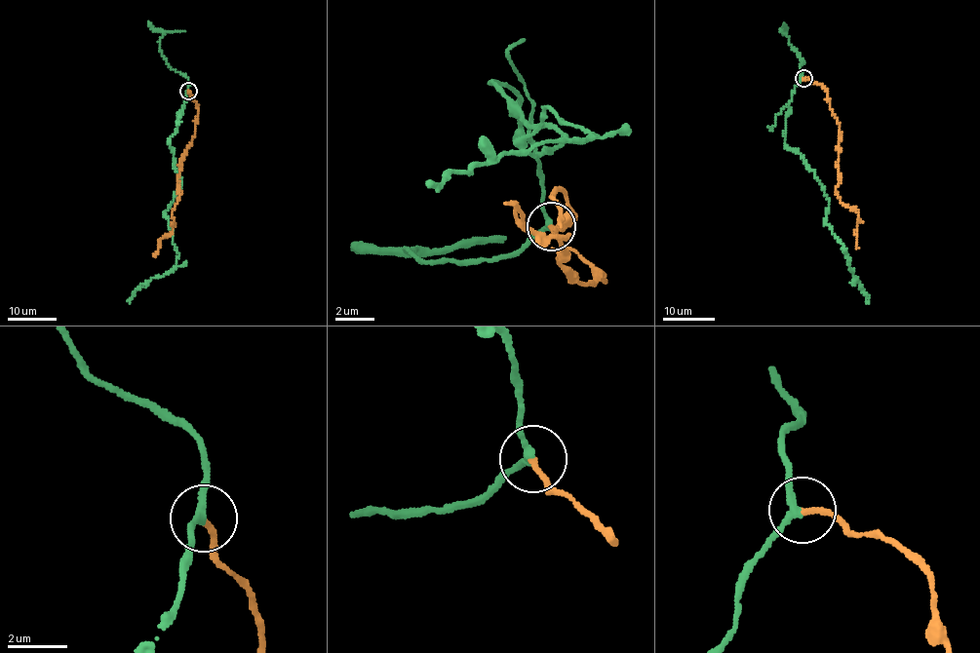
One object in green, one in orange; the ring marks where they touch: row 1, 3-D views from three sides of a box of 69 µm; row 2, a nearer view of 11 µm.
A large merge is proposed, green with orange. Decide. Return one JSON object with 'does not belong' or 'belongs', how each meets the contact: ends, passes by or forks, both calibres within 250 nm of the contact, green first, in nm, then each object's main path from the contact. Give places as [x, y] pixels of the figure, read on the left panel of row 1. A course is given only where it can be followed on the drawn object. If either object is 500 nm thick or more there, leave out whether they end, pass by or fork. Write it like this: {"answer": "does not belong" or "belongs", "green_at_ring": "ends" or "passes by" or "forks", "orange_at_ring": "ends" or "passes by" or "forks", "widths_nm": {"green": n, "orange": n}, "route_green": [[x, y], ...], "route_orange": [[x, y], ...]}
{"answer": "belongs", "green_at_ring": "passes by", "orange_at_ring": "ends", "widths_nm": {"green": 240, "orange": 190}, "route_green": [[188, 91], [170, 143], [180, 179], [179, 189], [166, 211], [177, 253], [176, 265], [143, 283], [129, 303]], "route_orange": [[188, 91], [199, 109], [194, 135], [180, 161], [173, 228], [161, 240], [153, 255]]}

